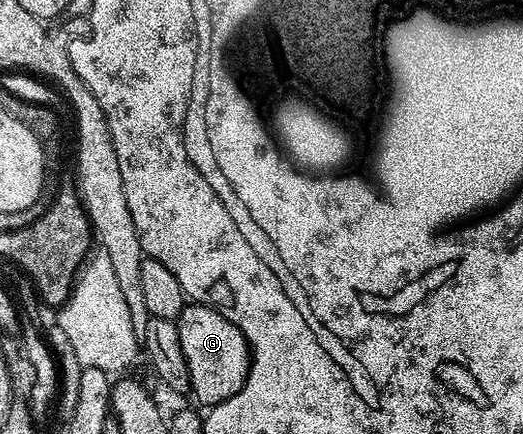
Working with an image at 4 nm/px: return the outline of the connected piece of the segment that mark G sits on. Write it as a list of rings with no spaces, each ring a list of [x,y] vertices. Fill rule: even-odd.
[[[188,302],[175,323],[177,333],[181,337],[181,351],[185,353],[185,363],[189,373],[190,394],[195,394],[199,403],[204,403],[204,408],[216,407],[221,401],[229,401],[243,388],[247,380],[247,371],[251,368],[251,348],[247,346],[247,339],[223,314],[214,307],[207,307],[204,303]]]

